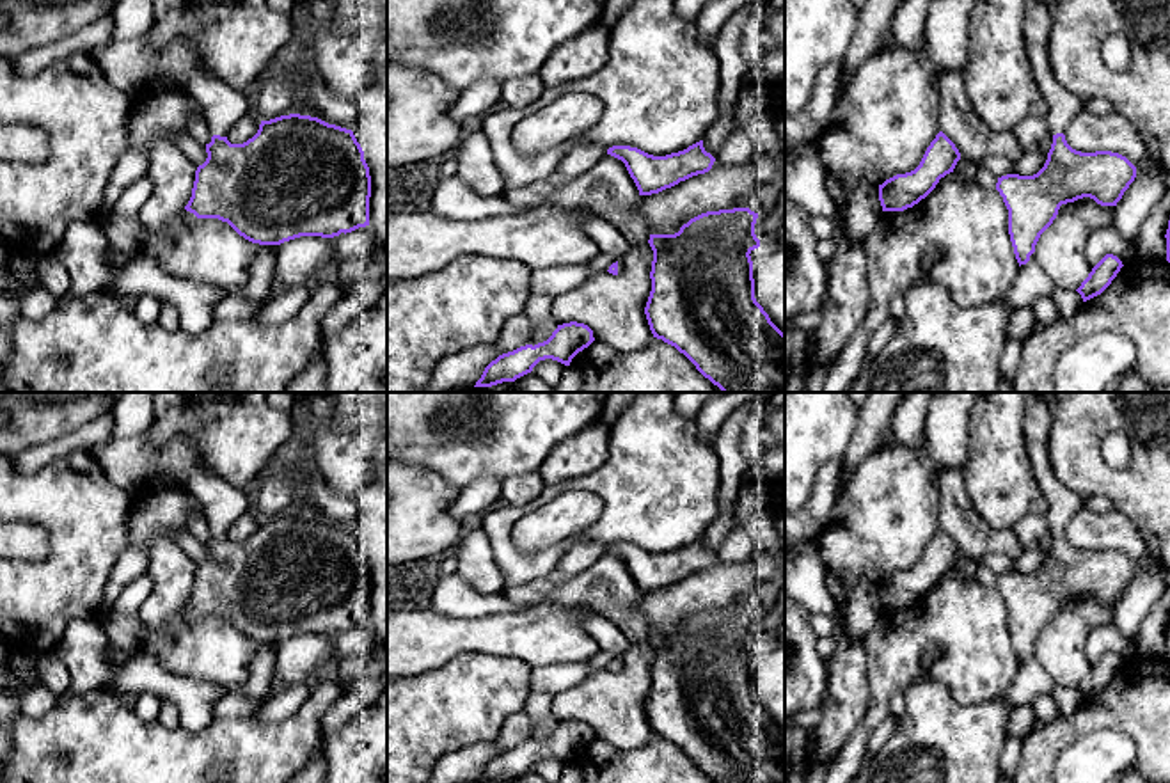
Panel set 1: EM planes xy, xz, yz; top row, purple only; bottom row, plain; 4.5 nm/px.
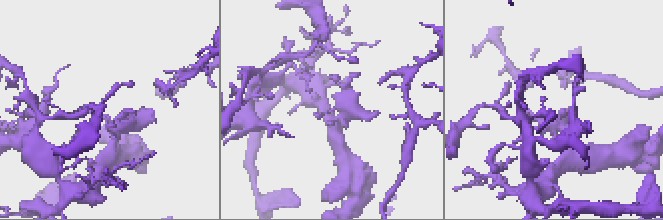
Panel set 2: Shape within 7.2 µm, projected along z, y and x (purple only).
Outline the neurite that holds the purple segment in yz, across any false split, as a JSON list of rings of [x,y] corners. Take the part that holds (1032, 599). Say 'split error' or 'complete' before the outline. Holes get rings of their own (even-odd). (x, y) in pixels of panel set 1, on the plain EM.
split error | [[[1028,392],[1024,444],[1033,476],[1049,504],[1044,517],[1053,542],[1037,572],[1007,572],[996,581],[1008,607],[1008,632],[1019,664],[1030,659],[1040,632],[1053,621],[1062,602],[1090,595],[1101,604],[1117,604],[1136,575],[1136,565],[1119,550],[1081,550],[1067,542],[1063,531],[1083,501],[1051,469],[1049,430],[1051,417],[1044,399]]]

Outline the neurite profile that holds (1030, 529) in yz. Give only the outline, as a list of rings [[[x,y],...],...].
[[[1026,515],[1010,531],[1028,550],[1039,547],[1049,527],[1044,515]]]

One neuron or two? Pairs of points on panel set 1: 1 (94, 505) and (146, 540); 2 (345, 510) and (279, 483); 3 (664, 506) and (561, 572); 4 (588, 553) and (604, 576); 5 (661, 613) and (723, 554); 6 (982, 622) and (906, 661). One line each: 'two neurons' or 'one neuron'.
1: two neurons
2: one neuron
3: two neurons
4: two neurons
5: two neurons
6: one neuron

